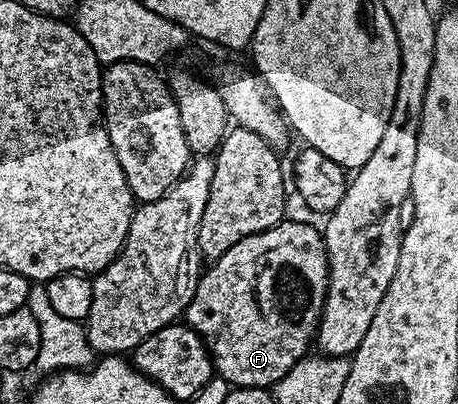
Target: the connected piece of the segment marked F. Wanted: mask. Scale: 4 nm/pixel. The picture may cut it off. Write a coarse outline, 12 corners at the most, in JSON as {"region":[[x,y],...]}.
{"region":[[282,220],[197,279],[184,325],[230,387],[273,388],[314,345],[318,227]]}

